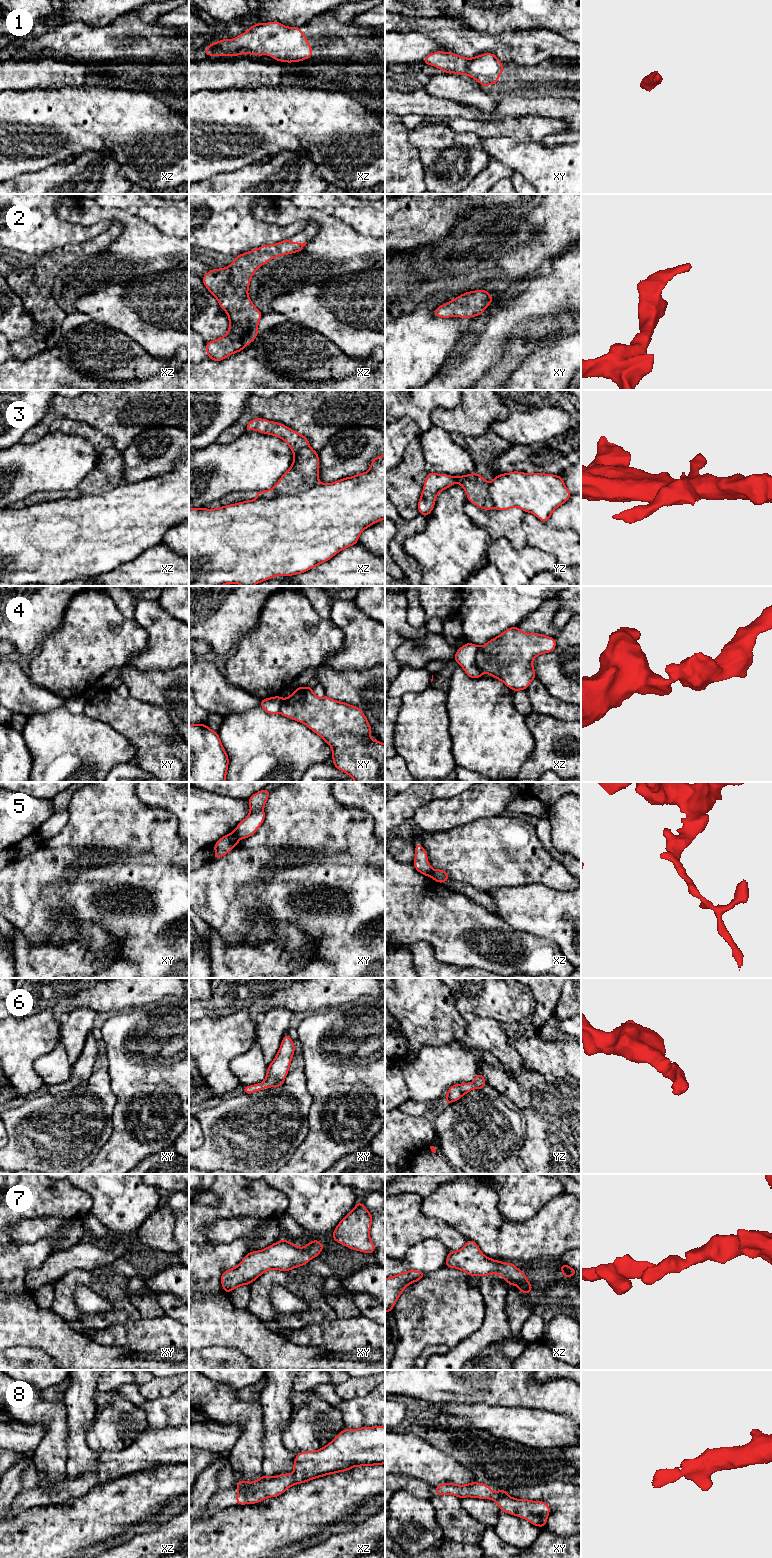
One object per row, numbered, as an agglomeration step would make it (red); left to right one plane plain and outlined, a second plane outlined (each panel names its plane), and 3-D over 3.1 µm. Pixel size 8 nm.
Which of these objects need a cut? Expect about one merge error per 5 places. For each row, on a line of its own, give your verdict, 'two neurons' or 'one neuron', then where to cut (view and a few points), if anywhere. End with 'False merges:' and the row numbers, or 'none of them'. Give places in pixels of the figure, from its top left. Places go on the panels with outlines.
1: one neuron | no cut
2: one neuron | no cut
3: two neurons | xz (318, 482), (294, 495), (257, 498)
4: two neurons | xz (478, 646), (476, 666), (482, 673)
5: two neurons | xy (233, 832), (238, 839)
6: one neuron | no cut
7: one neuron | no cut
8: one neuron | no cut
False merges: 3, 4, 5

